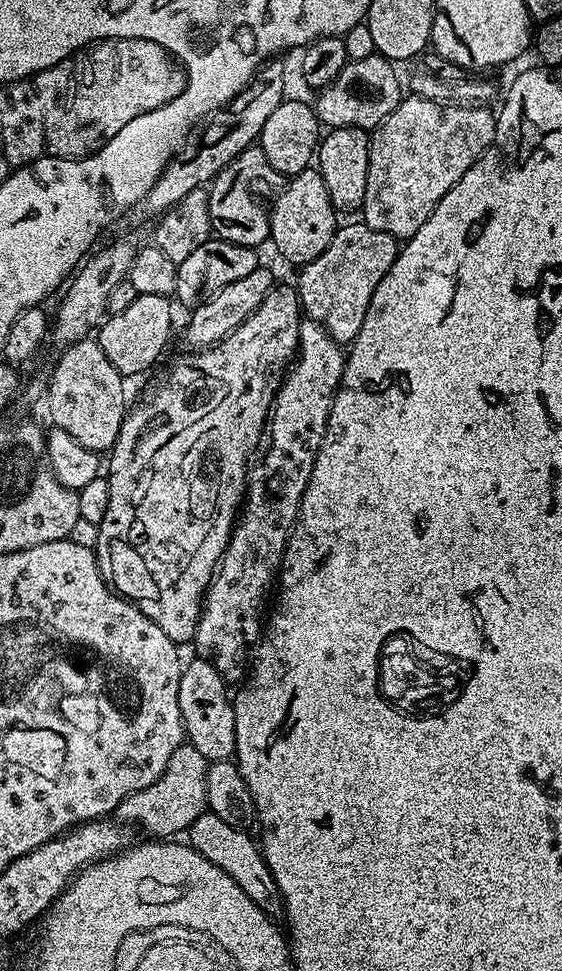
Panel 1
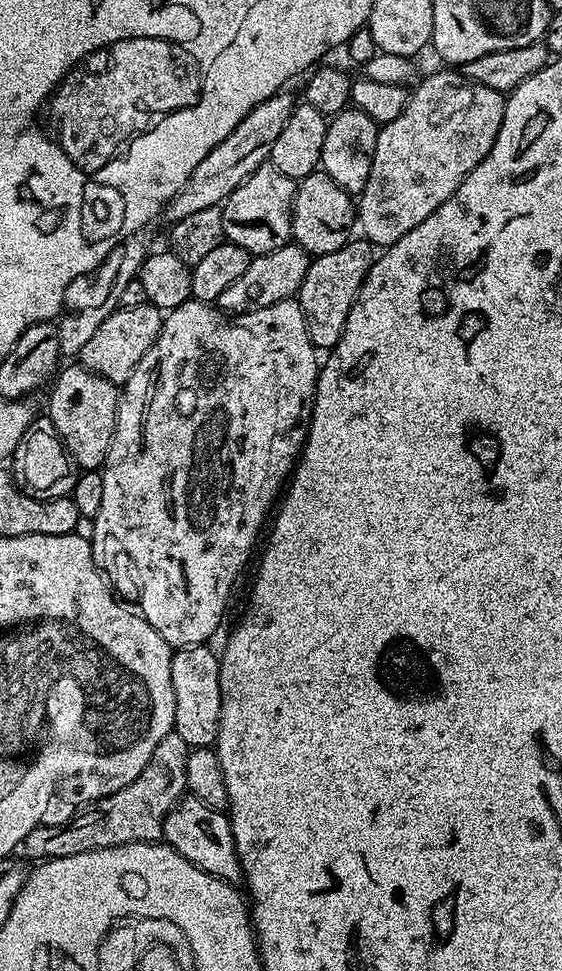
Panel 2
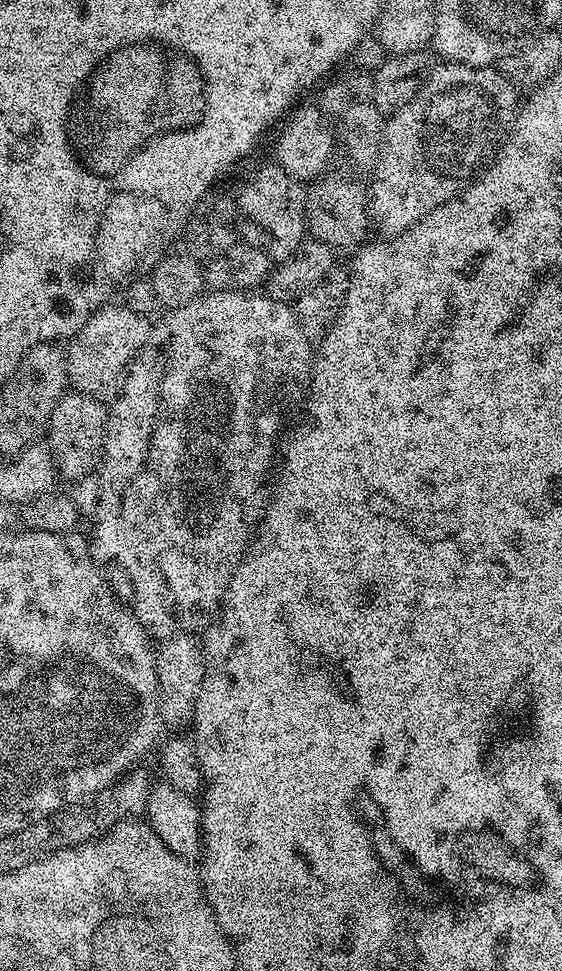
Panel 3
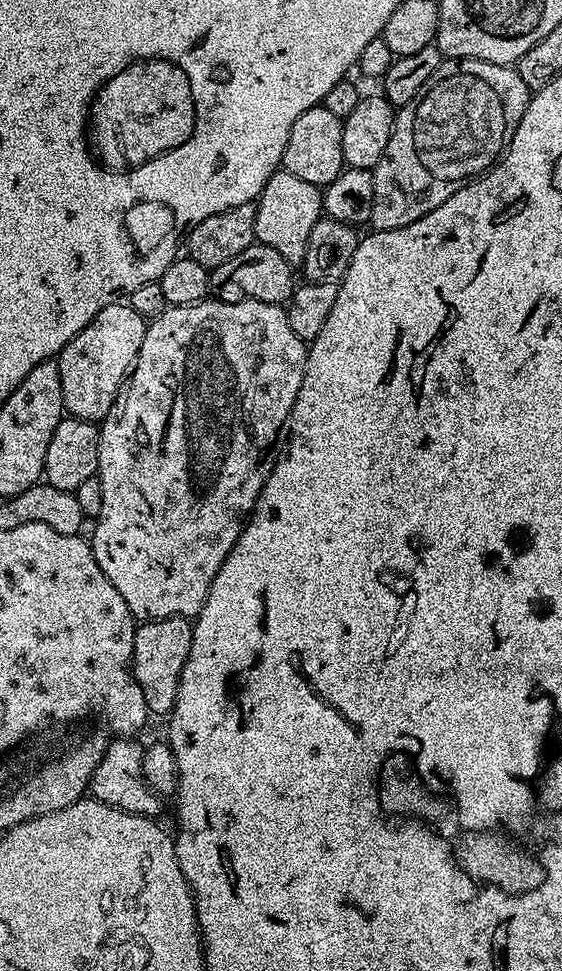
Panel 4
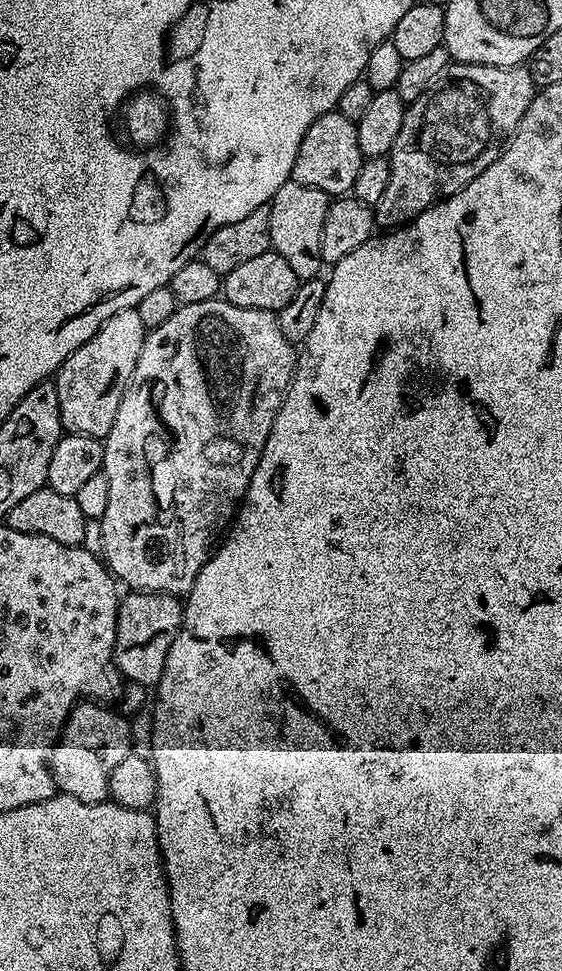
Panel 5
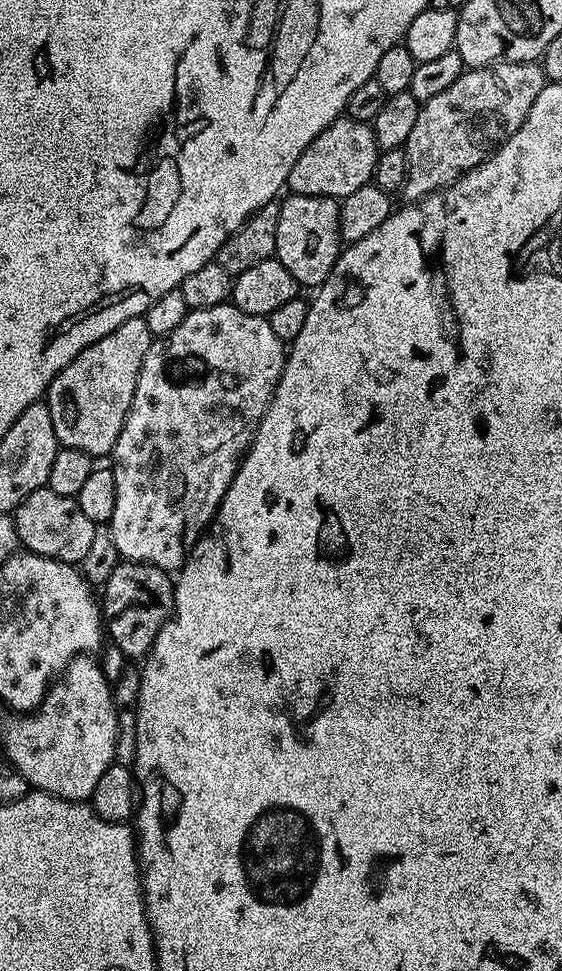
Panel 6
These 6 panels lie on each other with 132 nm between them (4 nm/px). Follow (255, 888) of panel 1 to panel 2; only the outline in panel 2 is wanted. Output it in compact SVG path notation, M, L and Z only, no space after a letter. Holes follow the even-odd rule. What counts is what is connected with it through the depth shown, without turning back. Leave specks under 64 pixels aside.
M181 799L166 818L162 840L175 852L182 854L182 858L198 866L198 870L206 870L206 874L233 886L241 883L240 859L234 846L232 823L221 809L206 806L200 800Z

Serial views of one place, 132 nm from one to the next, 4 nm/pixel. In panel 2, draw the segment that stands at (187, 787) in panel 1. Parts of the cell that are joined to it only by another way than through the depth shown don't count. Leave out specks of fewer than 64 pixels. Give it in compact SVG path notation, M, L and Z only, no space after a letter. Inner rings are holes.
M175 730L168 732L158 746L154 746L154 754L150 754L150 762L146 762L146 770L130 782L130 786L122 786L101 800L94 800L69 822L68 825L45 822L39 828L30 830L20 843L18 852L25 861L43 862L66 858L70 854L82 854L99 848L117 848L123 844L151 844L159 841L164 834L164 823L173 808L185 795L186 758L190 749Z

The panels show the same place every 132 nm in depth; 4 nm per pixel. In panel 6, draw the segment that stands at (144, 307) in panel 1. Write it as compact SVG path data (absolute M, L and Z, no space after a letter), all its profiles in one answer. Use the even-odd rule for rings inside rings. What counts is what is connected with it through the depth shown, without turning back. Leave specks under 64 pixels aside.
M135 316L110 330L106 338L98 338L98 342L86 346L70 366L53 378L46 403L59 447L82 450L93 458L107 457L111 453L126 422L138 386L140 367L144 356L152 349L153 339L143 316Z

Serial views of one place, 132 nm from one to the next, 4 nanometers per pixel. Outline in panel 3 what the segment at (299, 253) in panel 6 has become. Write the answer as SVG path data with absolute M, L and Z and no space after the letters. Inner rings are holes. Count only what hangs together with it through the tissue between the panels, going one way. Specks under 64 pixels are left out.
M274 162L262 165L245 182L240 197L234 201L239 239L262 250L262 254L266 254L273 262L288 260L306 238L304 211L307 197L305 181L290 178L290 174L286 174L286 170L282 170Z

